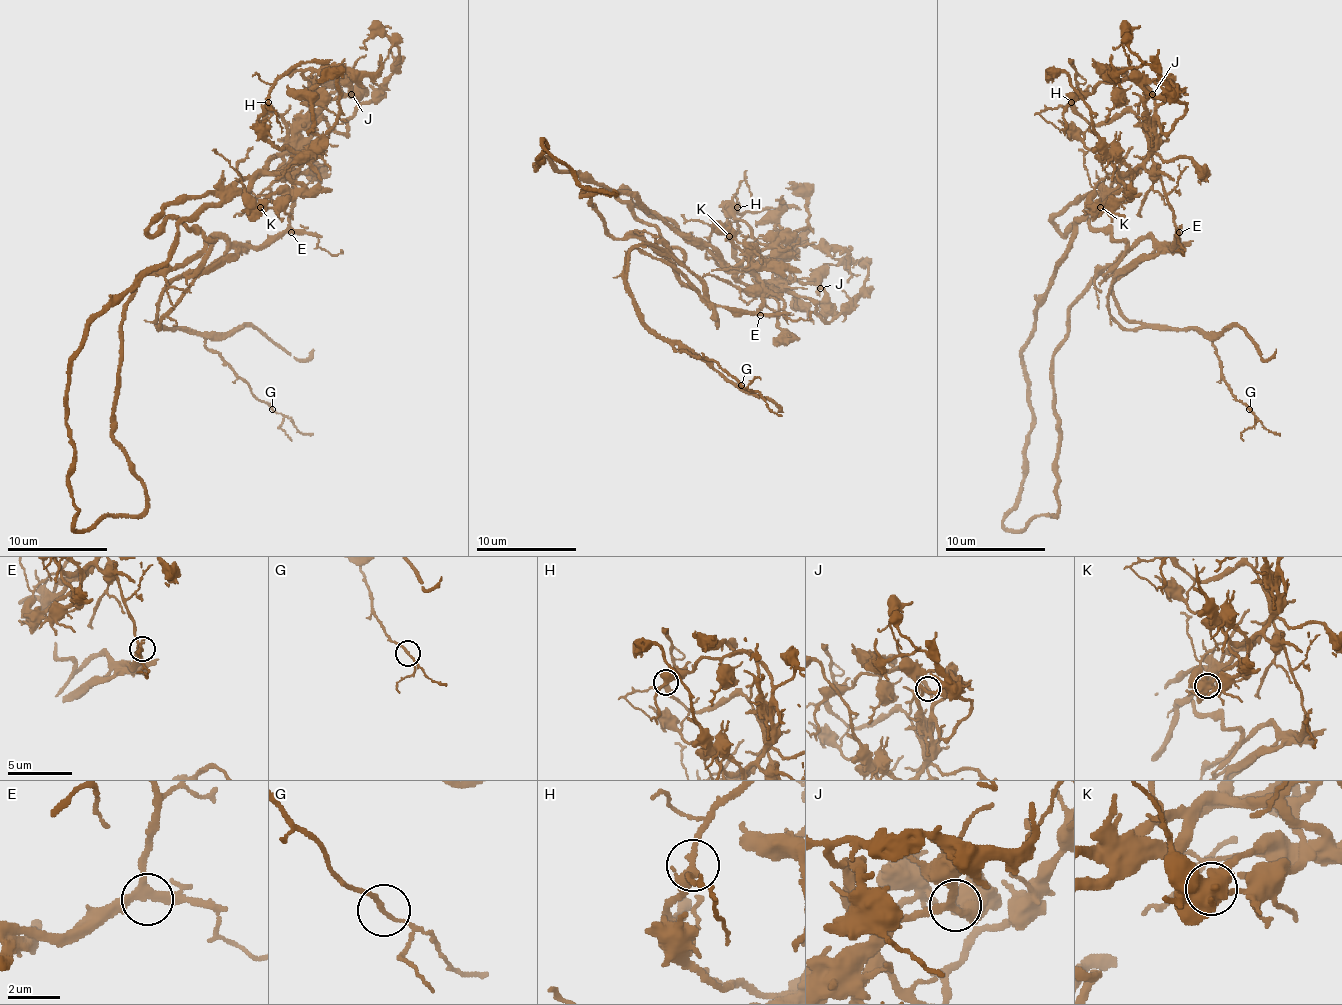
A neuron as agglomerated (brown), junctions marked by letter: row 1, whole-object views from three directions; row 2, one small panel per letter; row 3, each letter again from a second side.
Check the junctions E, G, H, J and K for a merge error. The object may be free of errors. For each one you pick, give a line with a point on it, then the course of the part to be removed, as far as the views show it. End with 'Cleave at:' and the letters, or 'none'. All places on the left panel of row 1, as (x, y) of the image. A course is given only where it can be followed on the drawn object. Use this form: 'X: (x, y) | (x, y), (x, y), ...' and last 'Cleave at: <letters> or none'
K: (260, 207) | (260, 207), (293, 195), (281, 172), (175, 197), (147, 230), (215, 240), (157, 328), (313, 434)
Cleave at: K

